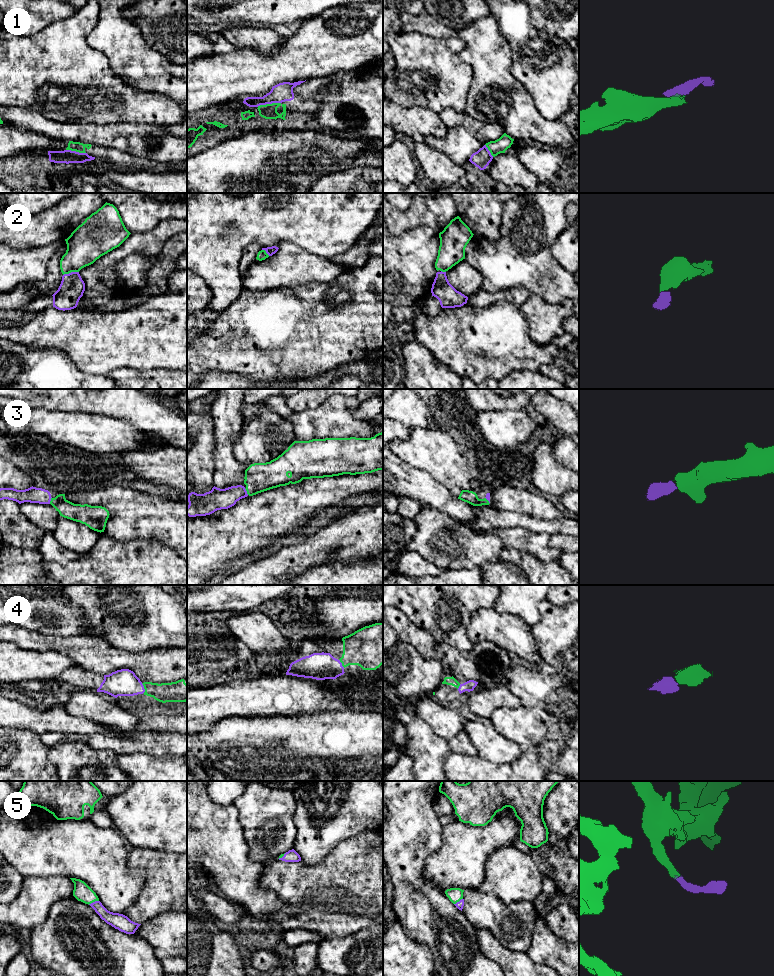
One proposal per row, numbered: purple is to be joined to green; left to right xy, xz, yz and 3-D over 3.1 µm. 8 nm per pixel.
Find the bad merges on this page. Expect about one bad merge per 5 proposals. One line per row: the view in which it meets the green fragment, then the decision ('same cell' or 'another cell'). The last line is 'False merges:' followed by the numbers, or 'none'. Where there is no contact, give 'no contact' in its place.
1: xz | same cell
2: xy | same cell
3: xz | same cell
4: xy | same cell
5: xy | same cell
False merges: none

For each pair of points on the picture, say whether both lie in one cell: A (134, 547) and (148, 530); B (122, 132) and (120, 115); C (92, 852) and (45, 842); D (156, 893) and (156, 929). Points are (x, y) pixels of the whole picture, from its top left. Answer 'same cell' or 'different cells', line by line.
A: different cells
B: different cells
C: same cell
D: different cells

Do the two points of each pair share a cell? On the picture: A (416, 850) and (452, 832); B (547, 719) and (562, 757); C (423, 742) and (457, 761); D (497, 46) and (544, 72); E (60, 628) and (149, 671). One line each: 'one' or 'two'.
A: two
B: two
C: two
D: two
E: two

